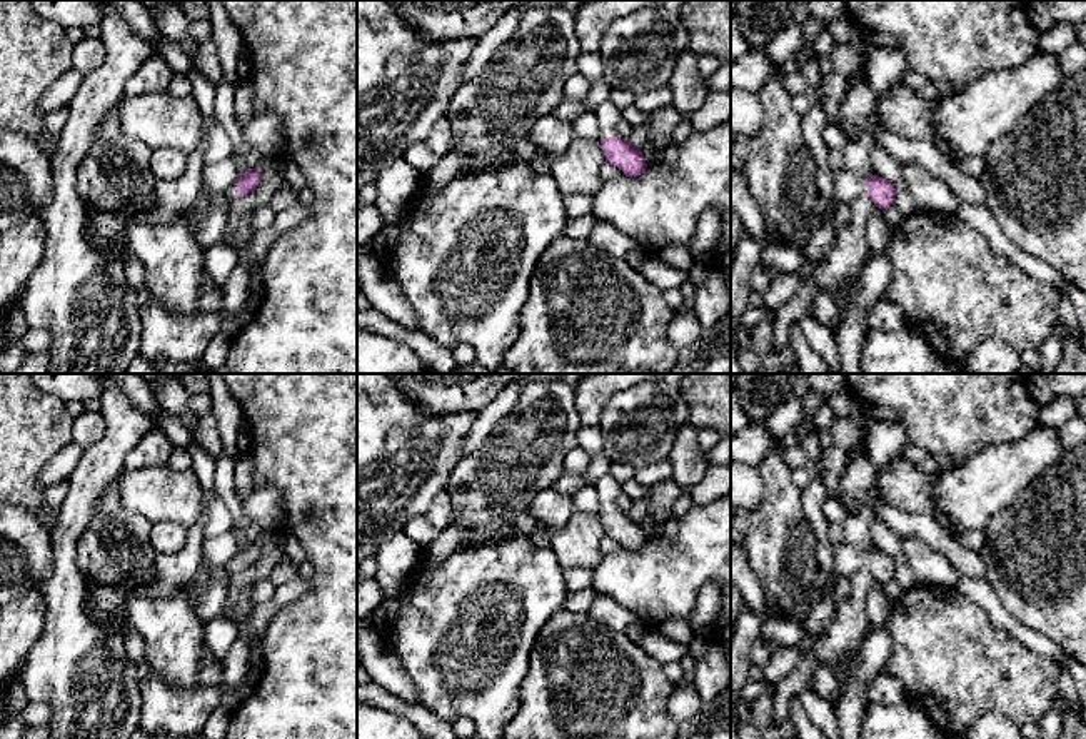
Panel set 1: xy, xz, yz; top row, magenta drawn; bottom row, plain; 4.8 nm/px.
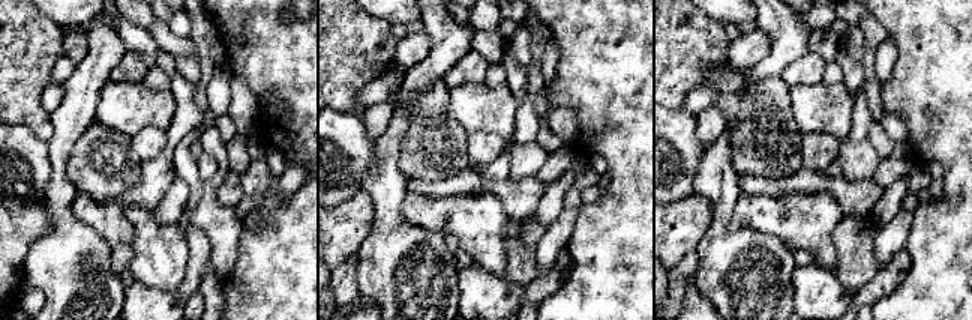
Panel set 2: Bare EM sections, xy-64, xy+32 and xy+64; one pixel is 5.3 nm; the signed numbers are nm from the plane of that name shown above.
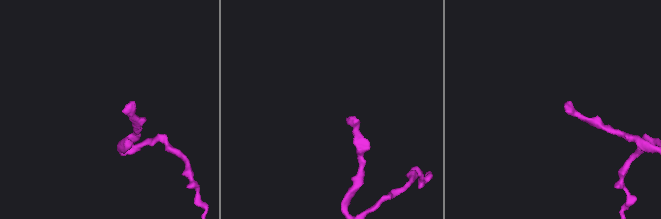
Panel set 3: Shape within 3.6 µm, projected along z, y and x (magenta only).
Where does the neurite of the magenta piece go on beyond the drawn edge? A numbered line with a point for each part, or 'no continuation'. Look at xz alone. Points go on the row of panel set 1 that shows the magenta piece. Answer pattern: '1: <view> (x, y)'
1: xz (608, 115)

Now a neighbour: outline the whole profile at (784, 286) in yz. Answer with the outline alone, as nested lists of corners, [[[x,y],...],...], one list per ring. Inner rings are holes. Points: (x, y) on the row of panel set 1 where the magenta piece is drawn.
[[[797,272],[779,274],[762,292],[764,305],[771,310],[781,309],[801,289],[802,279]]]

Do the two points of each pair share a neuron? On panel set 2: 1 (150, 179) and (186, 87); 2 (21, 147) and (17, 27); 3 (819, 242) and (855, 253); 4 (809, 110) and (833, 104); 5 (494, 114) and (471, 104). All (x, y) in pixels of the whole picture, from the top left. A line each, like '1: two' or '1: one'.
1: one
2: two
3: two
4: one
5: one

